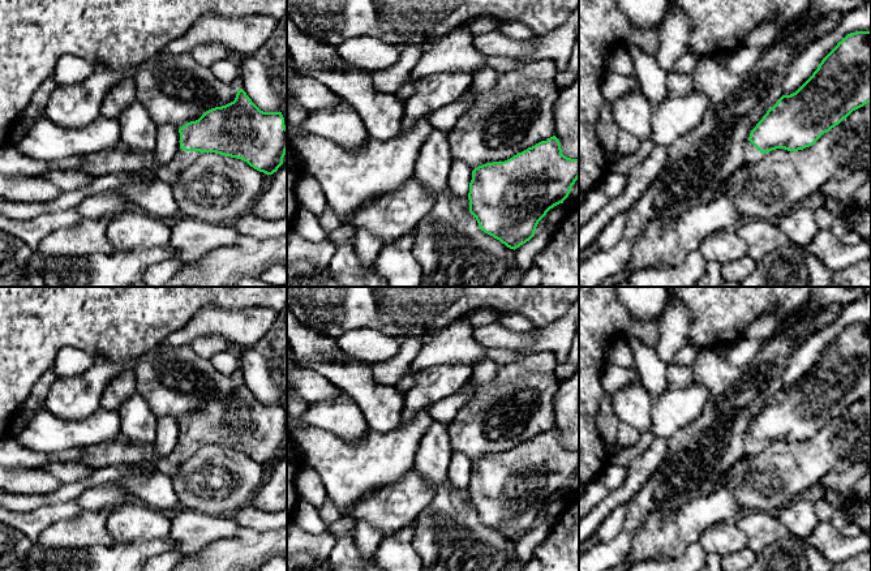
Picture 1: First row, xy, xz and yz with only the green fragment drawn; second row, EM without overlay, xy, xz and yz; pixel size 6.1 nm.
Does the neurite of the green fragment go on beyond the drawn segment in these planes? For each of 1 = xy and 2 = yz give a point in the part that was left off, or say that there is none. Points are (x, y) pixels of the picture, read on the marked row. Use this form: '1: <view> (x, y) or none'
1: xy (121, 158)
2: yz (752, 155)

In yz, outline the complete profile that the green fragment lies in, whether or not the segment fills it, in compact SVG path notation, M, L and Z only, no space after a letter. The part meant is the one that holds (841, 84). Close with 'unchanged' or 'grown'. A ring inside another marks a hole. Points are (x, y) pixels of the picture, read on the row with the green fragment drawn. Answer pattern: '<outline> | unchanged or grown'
M871 31L848 34L793 94L782 95L751 130L745 166L776 149L812 146L853 111L871 102Z | grown

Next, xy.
M243 89L237 90L233 102L206 111L198 120L181 126L179 133L180 147L167 164L159 164L154 151L137 150L123 142L107 150L85 156L69 156L56 162L31 159L20 153L13 143L7 143L0 149L0 175L43 176L52 169L63 169L82 171L90 176L99 177L110 173L154 169L159 180L172 186L180 179L181 172L203 153L216 153L224 156L237 158L259 172L273 175L283 164L287 151L287 128L282 112L261 111Z | grown

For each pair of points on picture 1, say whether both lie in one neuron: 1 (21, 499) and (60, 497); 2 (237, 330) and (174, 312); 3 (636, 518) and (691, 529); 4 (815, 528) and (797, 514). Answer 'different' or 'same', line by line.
1: same
2: different
3: different
4: same

